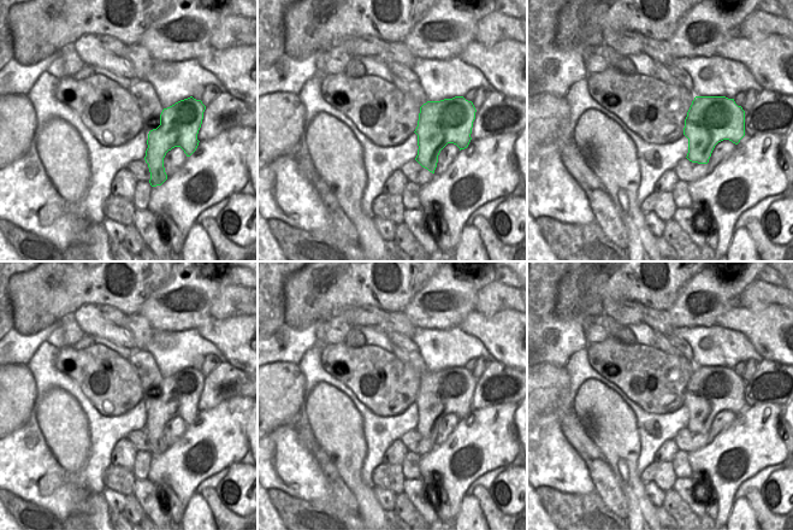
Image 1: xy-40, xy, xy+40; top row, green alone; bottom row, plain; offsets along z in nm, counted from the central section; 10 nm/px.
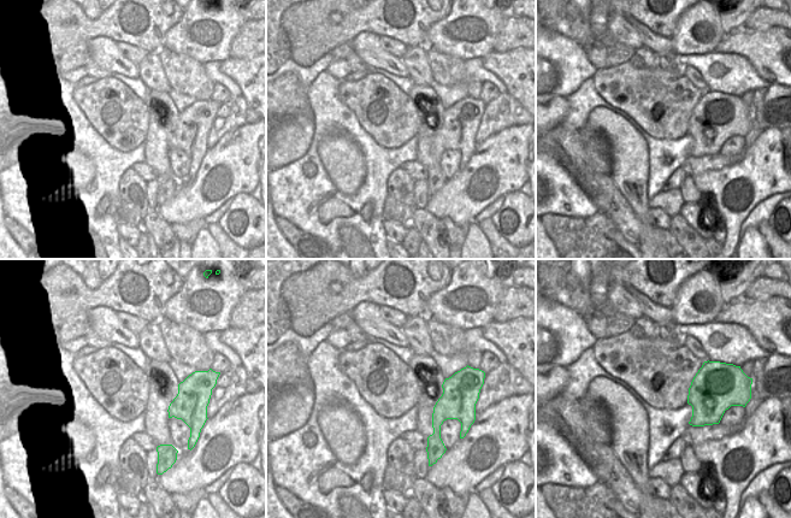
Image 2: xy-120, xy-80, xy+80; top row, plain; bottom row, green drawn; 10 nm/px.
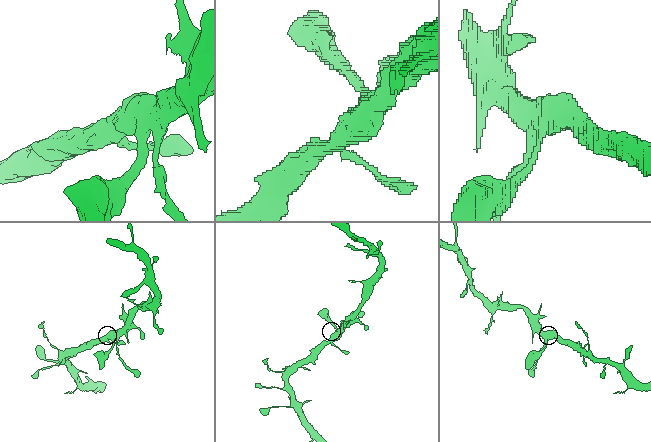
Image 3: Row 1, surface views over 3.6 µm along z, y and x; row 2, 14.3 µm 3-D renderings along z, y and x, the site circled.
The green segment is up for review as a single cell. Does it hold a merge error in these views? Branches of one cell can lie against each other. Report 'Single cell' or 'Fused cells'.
Single cell.

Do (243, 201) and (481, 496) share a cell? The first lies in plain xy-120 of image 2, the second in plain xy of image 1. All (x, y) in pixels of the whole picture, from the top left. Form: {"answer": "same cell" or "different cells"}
{"answer": "different cells"}

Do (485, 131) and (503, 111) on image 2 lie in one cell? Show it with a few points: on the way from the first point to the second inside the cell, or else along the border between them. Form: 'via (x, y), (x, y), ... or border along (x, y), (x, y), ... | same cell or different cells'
via (488, 127), (499, 116) | same cell

